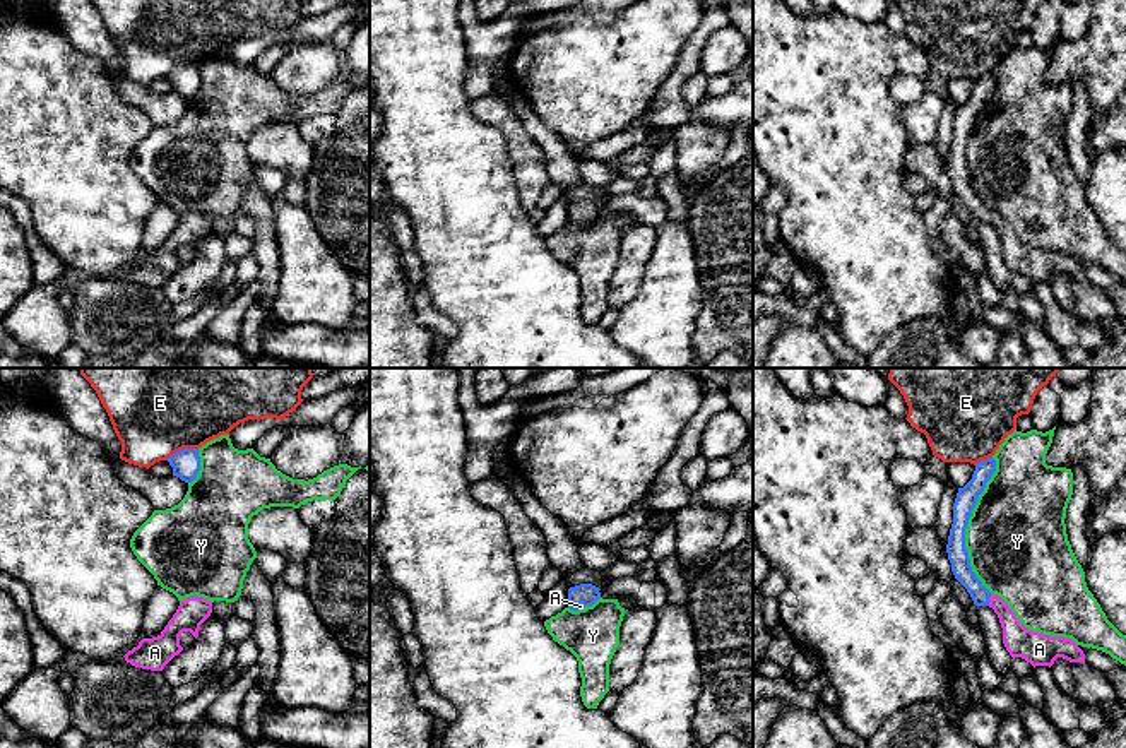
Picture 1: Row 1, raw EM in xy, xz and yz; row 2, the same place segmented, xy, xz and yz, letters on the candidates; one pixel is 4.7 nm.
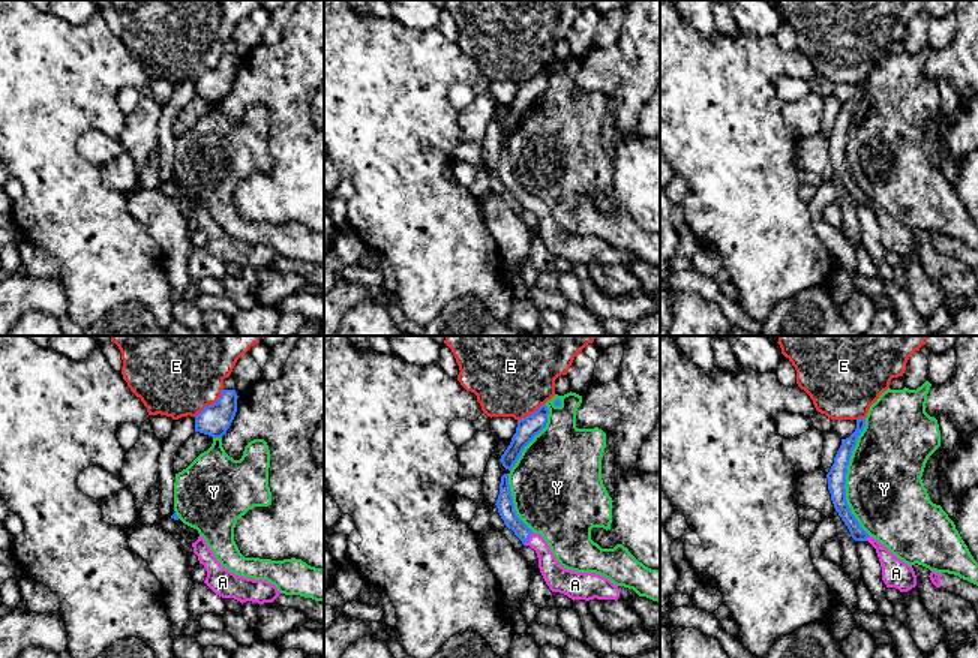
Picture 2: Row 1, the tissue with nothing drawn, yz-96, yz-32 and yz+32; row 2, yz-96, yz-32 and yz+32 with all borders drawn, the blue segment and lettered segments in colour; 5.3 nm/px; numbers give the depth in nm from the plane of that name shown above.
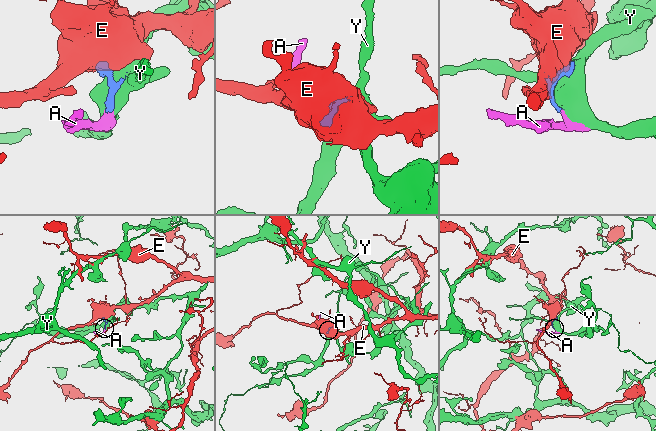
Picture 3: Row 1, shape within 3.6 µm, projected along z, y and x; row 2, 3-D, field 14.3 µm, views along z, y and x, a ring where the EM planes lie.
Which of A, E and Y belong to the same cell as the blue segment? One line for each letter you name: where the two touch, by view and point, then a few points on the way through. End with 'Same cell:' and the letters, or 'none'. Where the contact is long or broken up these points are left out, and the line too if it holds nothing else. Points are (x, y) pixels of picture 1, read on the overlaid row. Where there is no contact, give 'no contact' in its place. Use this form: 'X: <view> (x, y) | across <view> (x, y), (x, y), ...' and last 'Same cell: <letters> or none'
A: yz (988, 599) | across yz (959, 557), (964, 575), (988, 599), (1005, 613), (1019, 641)
Same cell: A

